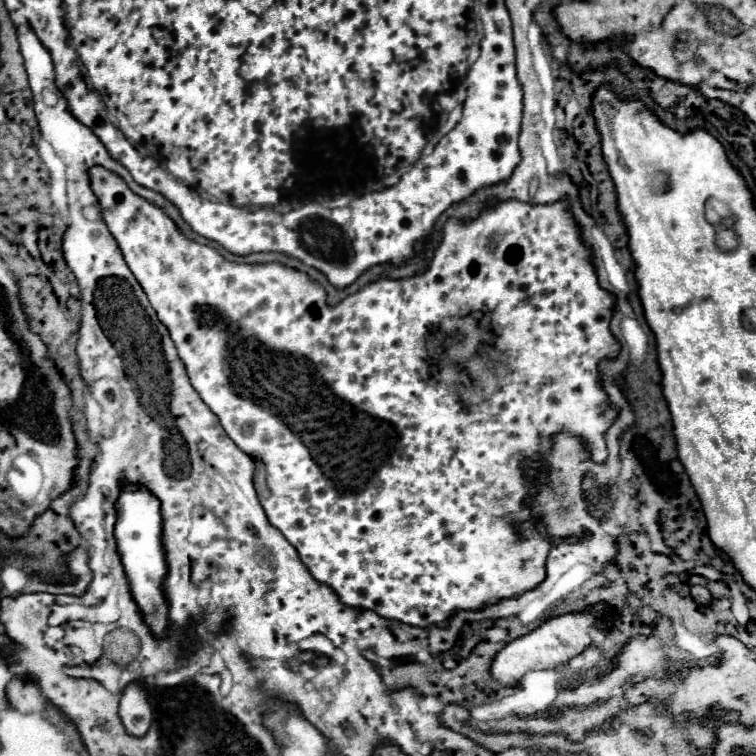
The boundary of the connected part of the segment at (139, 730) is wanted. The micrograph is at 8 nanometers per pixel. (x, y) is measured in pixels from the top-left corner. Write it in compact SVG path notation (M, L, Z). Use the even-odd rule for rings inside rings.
M138 684L126 686L120 698L120 718L130 736L144 736L152 724L152 708Z

